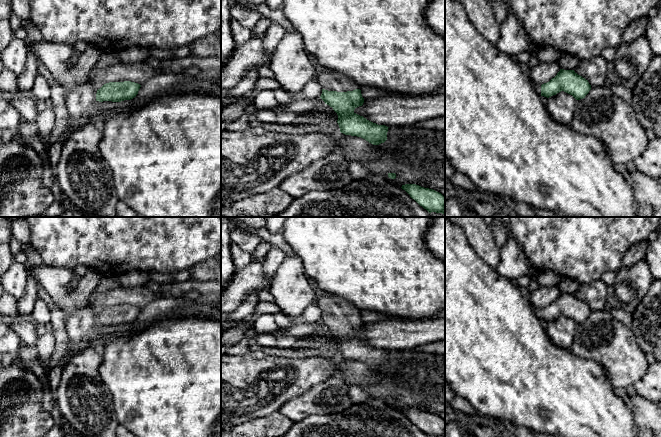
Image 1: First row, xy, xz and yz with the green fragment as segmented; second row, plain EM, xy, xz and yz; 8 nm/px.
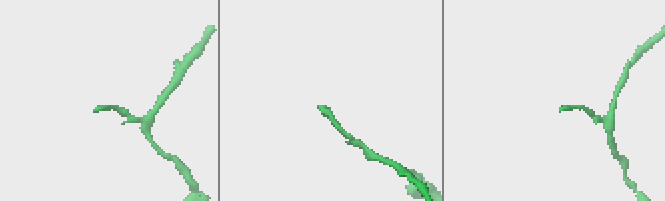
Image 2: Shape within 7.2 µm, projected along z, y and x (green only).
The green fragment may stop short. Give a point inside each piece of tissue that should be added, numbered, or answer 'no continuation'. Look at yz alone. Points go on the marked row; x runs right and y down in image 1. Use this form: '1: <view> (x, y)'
1: yz (537, 87)

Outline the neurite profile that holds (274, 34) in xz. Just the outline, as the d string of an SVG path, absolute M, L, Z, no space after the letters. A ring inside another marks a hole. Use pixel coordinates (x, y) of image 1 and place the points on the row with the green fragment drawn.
M271 25L265 33L263 49L267 54L273 54L286 30L282 26Z

